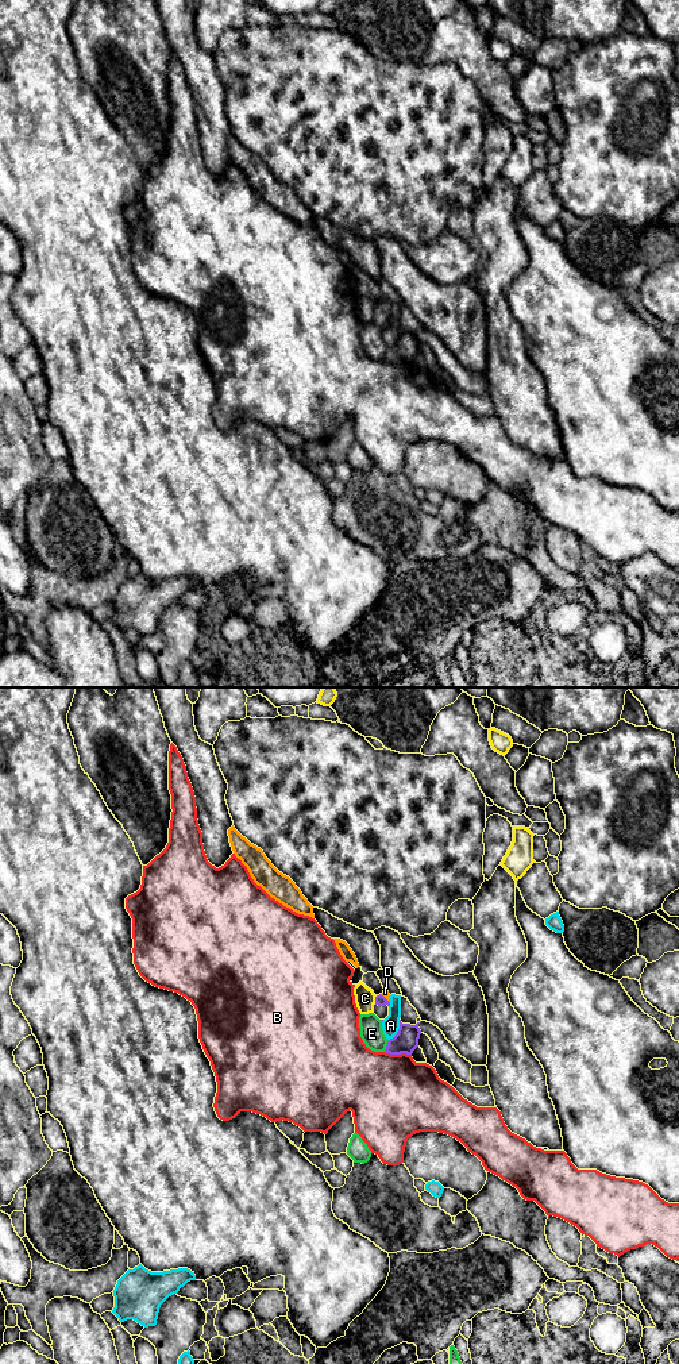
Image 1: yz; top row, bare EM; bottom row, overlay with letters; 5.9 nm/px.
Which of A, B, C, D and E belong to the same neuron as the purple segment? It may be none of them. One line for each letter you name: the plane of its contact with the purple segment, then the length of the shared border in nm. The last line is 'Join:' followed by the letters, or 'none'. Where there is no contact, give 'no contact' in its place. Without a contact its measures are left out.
D: contact in yz; length 60 nm
Join: D

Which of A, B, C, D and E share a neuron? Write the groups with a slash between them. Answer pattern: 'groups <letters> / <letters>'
groups A / B / C / D / E

